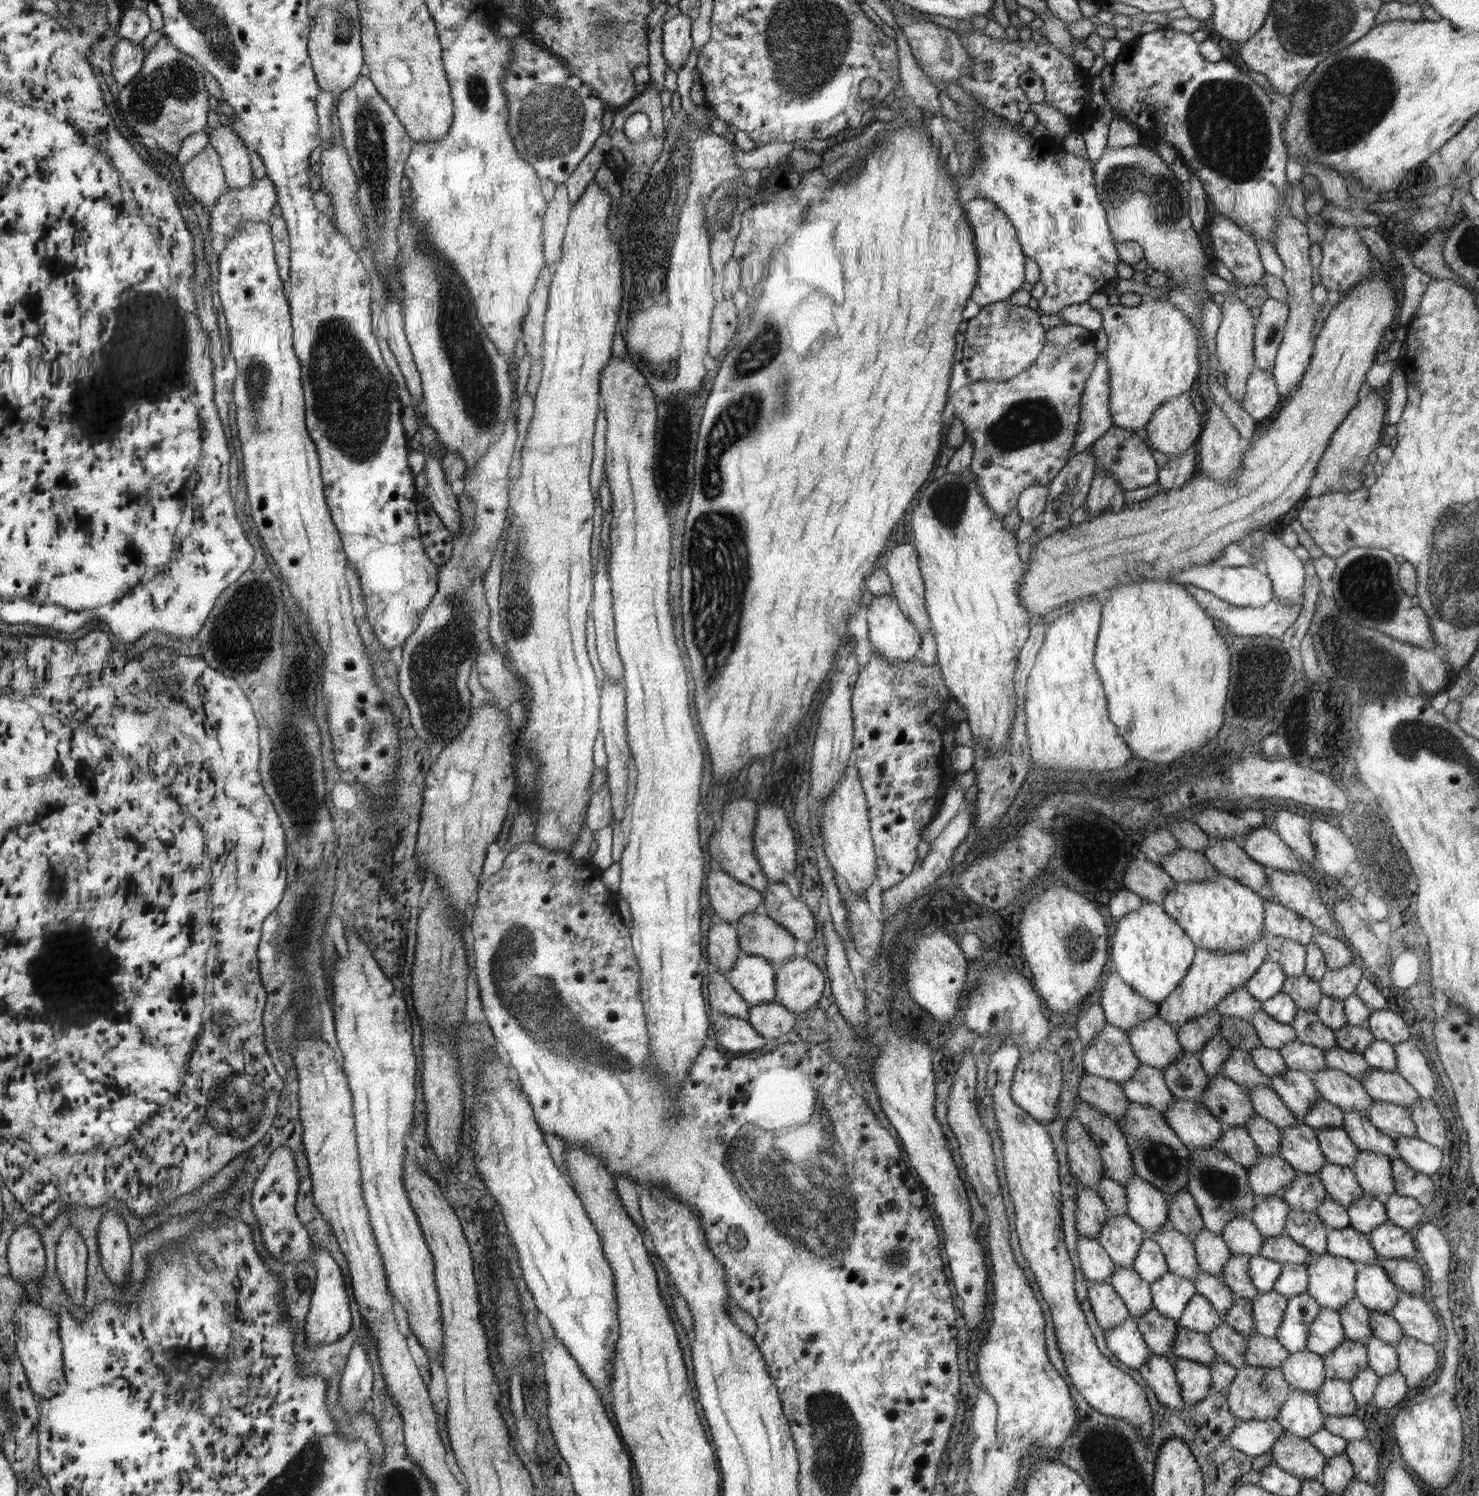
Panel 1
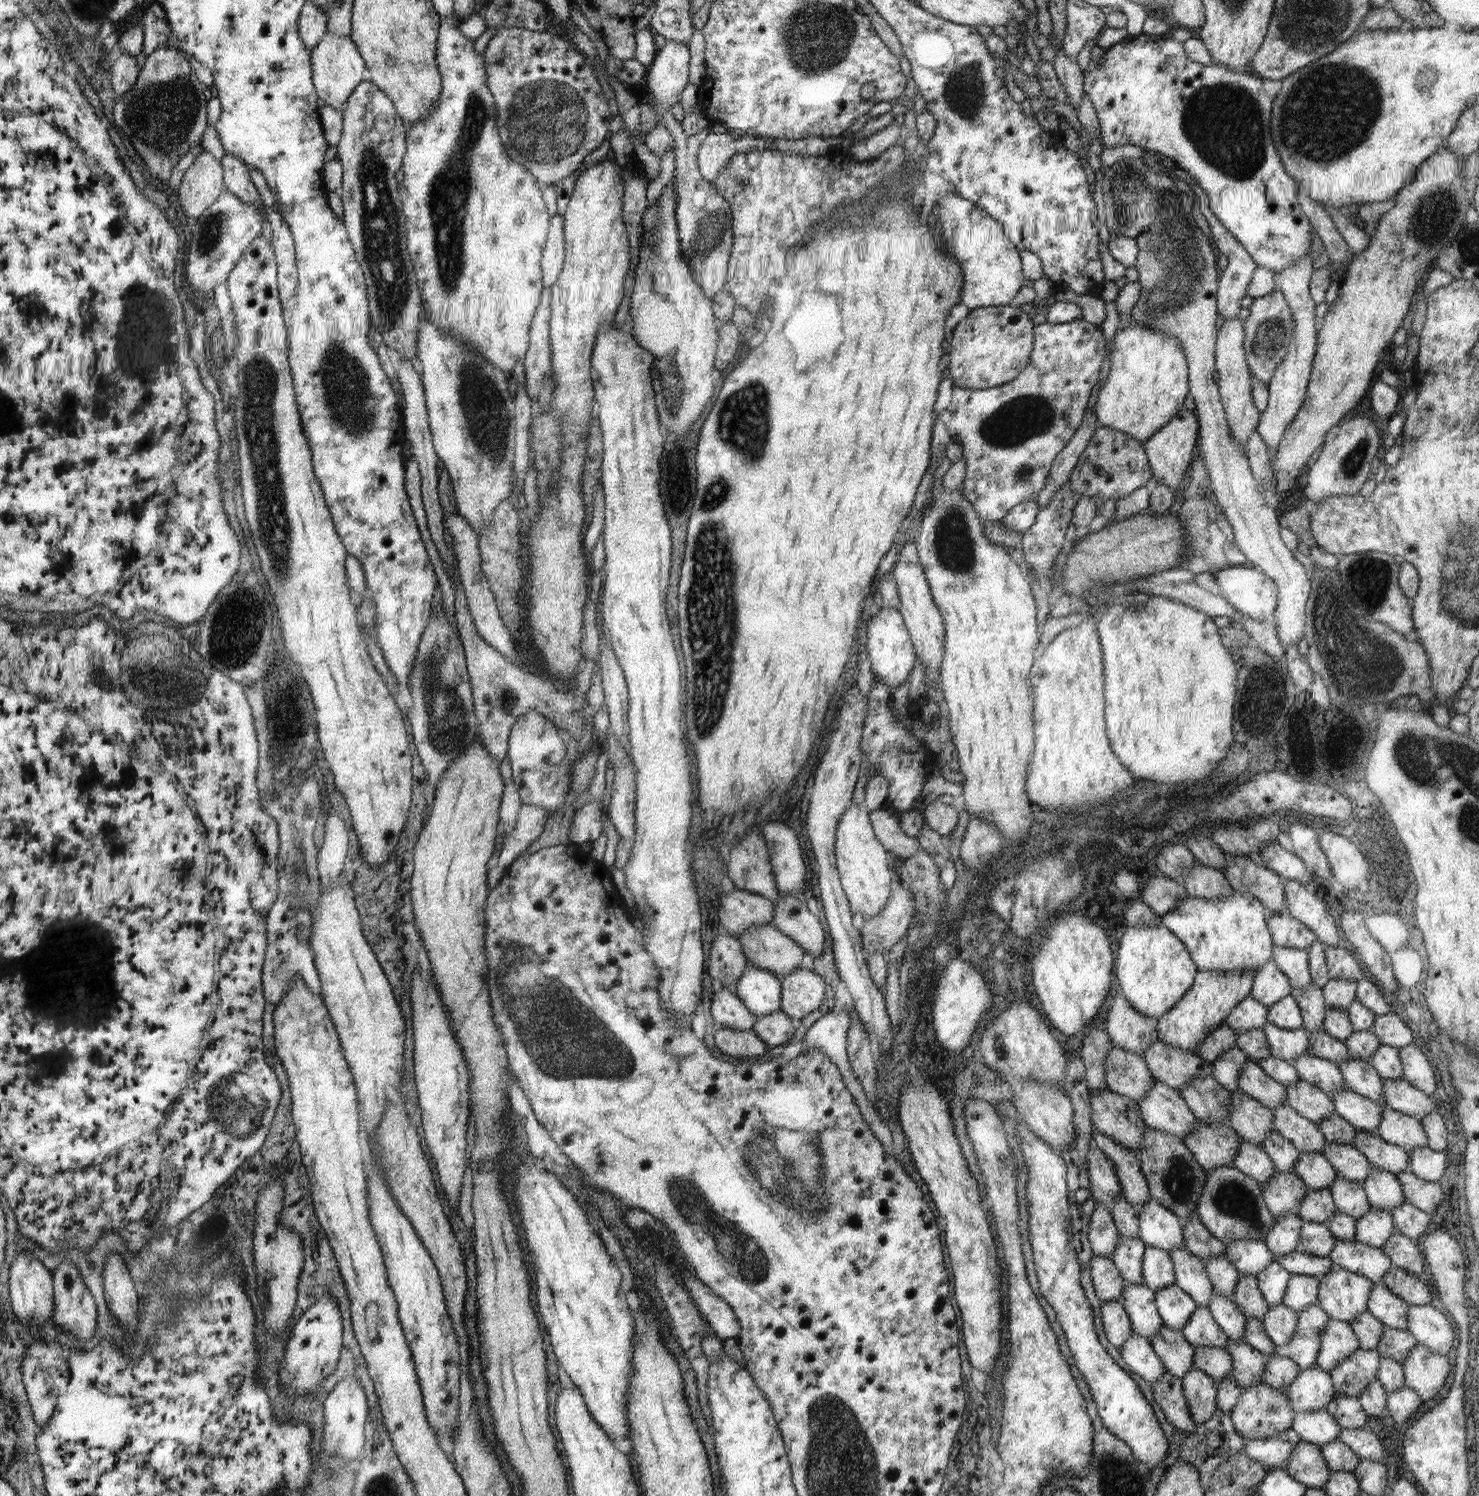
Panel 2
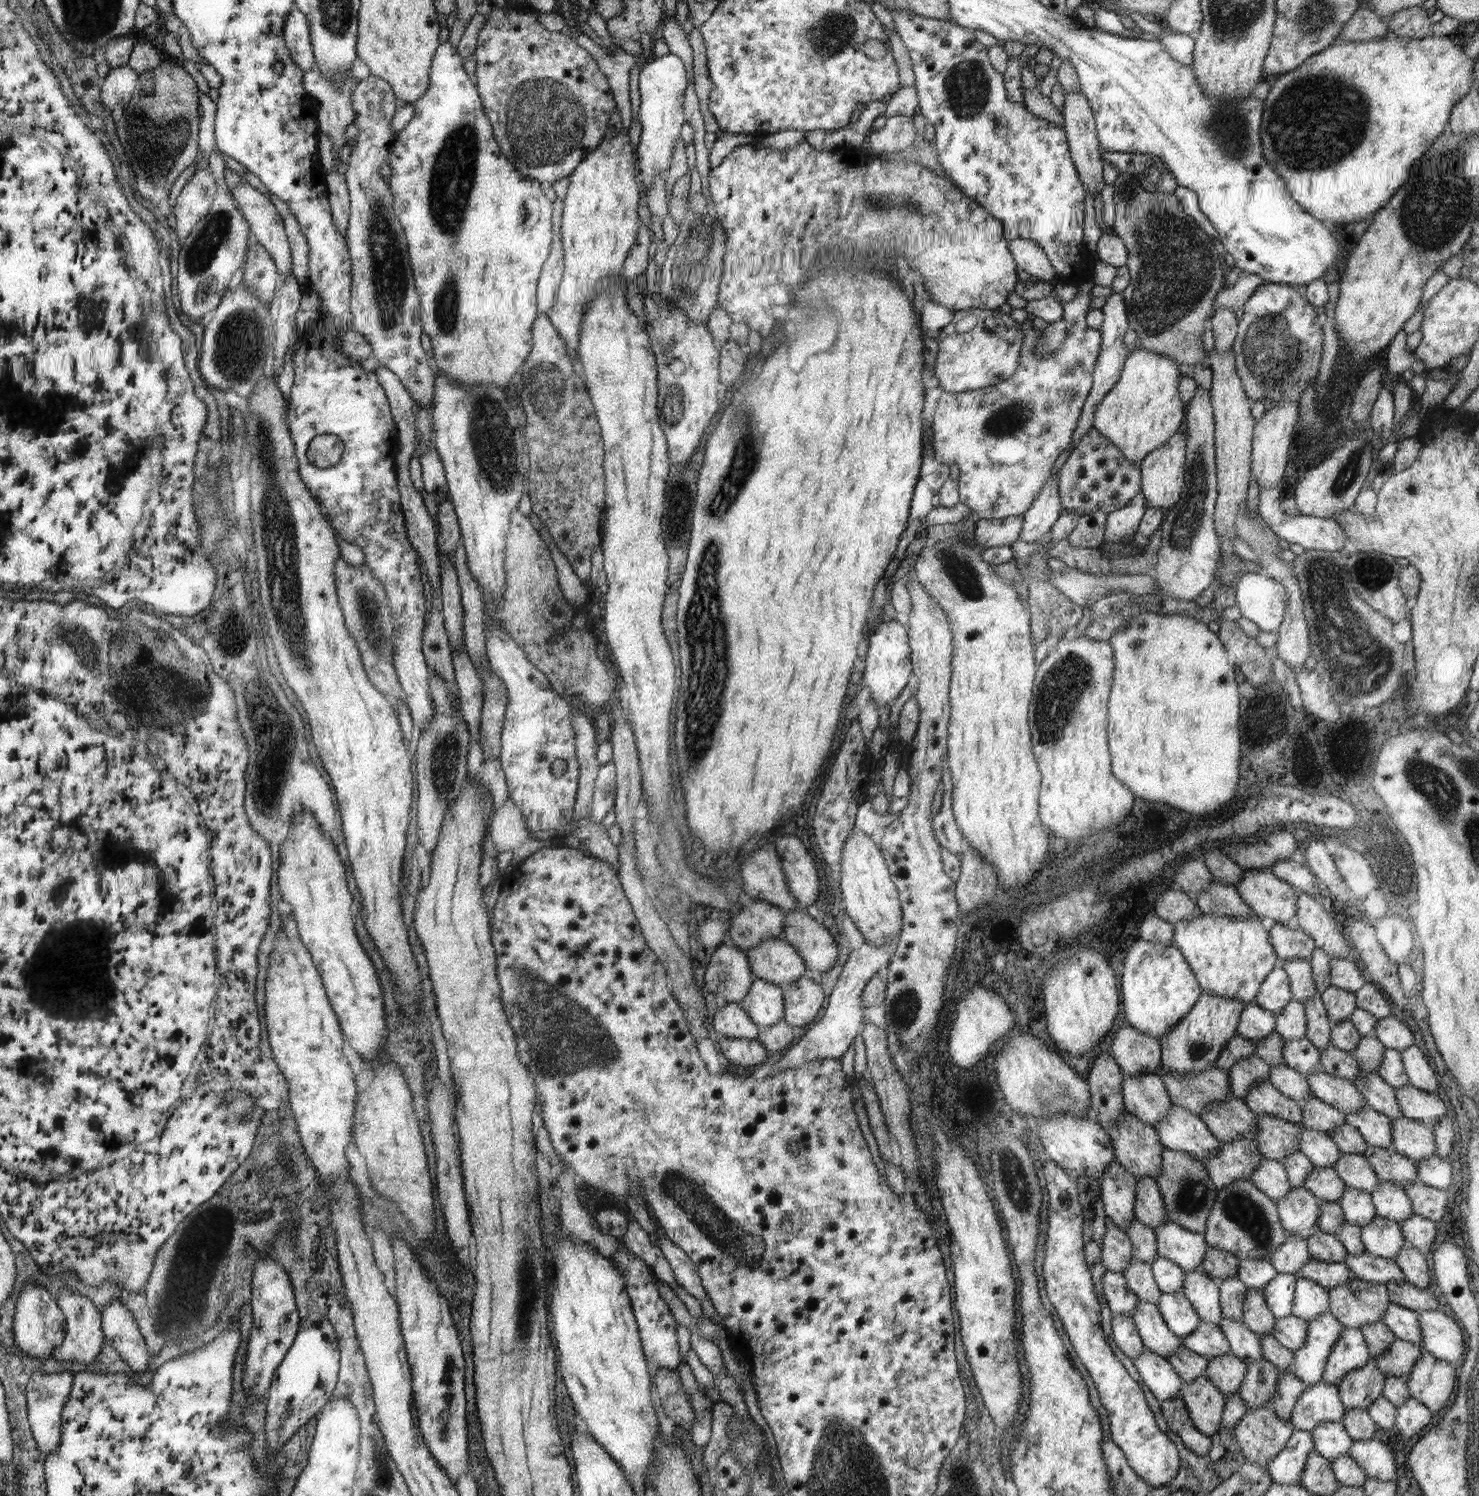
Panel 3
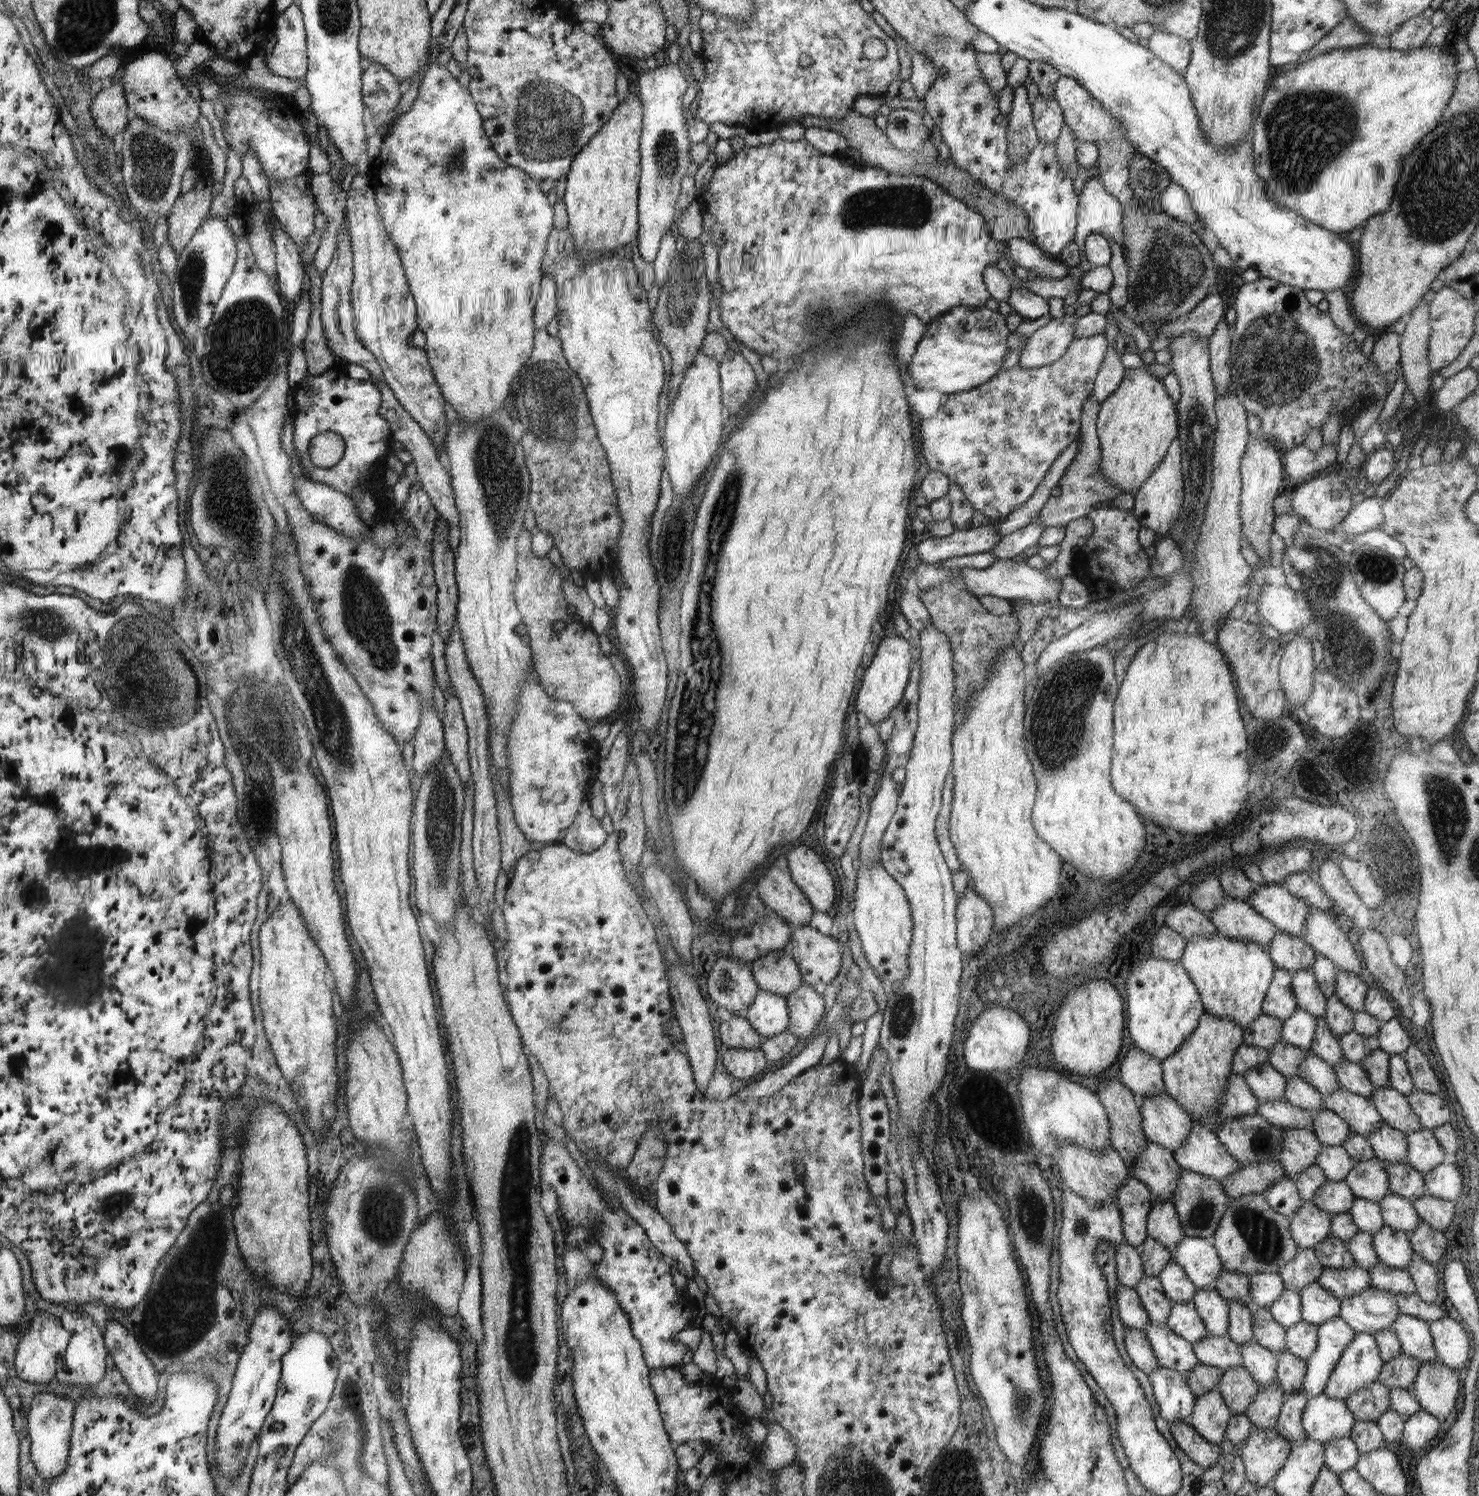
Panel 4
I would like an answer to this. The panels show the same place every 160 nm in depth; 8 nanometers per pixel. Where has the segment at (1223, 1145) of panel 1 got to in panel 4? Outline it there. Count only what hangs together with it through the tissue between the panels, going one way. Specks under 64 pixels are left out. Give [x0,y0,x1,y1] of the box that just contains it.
[1263,1176,1303,1217]

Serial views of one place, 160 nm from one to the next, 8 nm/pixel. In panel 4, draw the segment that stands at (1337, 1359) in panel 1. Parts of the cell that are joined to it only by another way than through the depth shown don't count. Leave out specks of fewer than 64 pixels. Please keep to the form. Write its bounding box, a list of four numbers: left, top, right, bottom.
[1345,1381,1391,1423]

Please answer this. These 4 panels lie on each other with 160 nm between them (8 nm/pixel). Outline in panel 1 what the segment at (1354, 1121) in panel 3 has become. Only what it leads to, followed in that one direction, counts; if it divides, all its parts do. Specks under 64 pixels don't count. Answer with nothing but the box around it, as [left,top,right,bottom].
[1312,1065,1374,1114]

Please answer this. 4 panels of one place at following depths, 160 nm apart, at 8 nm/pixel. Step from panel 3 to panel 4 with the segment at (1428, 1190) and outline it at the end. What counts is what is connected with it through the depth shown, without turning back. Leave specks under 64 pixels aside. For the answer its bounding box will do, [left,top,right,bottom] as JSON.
[1413,1192,1460,1232]

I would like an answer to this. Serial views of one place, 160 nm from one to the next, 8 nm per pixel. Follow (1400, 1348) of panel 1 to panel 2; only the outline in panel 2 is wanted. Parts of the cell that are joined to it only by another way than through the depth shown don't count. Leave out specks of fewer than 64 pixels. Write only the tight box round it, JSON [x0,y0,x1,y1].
[1402,1344,1450,1401]

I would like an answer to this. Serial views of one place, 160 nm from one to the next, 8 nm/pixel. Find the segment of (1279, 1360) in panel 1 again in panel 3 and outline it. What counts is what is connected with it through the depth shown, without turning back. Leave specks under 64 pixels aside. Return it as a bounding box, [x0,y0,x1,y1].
[1270,1373,1306,1420]

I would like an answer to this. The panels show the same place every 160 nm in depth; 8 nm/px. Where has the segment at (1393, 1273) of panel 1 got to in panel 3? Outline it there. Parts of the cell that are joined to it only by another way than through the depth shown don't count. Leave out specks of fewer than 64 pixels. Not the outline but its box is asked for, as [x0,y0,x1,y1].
[1386,1282,1438,1311]

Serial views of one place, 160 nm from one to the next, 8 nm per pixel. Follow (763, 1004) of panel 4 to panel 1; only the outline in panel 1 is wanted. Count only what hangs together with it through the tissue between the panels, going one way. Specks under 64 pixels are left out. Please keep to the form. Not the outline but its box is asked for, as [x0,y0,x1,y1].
[727,954,776,1006]

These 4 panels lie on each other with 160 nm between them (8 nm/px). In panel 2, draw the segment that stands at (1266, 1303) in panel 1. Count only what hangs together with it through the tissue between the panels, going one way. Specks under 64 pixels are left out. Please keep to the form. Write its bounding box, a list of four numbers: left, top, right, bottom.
[1263,1304,1298,1347]

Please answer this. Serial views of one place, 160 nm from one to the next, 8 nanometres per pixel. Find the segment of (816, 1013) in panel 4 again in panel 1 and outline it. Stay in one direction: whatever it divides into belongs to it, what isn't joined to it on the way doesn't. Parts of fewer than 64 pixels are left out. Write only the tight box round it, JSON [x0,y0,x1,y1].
[774,957,826,1012]

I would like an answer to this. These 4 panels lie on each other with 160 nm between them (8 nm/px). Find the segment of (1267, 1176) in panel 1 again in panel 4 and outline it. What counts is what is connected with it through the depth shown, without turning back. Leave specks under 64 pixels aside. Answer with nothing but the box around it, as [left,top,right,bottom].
[1290,1200,1331,1249]

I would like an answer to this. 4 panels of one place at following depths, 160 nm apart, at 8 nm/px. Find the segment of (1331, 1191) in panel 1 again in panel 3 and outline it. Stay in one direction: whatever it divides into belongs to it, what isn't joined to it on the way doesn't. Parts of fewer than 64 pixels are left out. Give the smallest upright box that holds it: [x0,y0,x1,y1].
[1339,1187,1377,1226]

